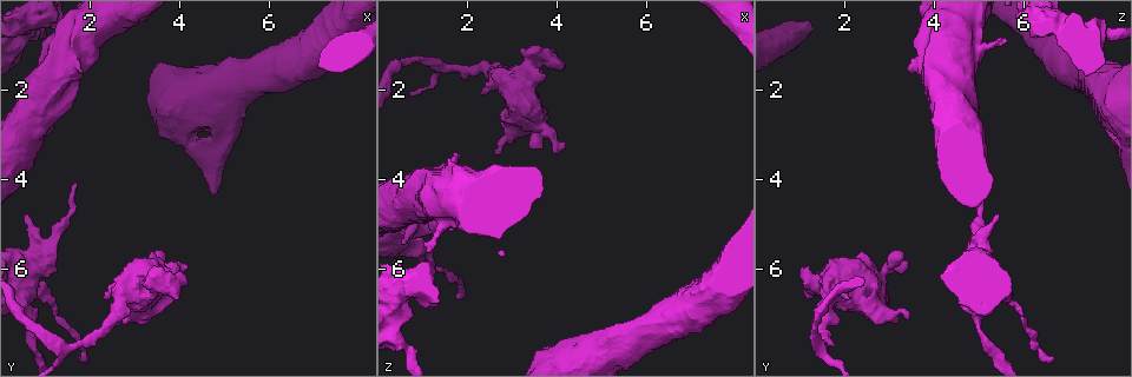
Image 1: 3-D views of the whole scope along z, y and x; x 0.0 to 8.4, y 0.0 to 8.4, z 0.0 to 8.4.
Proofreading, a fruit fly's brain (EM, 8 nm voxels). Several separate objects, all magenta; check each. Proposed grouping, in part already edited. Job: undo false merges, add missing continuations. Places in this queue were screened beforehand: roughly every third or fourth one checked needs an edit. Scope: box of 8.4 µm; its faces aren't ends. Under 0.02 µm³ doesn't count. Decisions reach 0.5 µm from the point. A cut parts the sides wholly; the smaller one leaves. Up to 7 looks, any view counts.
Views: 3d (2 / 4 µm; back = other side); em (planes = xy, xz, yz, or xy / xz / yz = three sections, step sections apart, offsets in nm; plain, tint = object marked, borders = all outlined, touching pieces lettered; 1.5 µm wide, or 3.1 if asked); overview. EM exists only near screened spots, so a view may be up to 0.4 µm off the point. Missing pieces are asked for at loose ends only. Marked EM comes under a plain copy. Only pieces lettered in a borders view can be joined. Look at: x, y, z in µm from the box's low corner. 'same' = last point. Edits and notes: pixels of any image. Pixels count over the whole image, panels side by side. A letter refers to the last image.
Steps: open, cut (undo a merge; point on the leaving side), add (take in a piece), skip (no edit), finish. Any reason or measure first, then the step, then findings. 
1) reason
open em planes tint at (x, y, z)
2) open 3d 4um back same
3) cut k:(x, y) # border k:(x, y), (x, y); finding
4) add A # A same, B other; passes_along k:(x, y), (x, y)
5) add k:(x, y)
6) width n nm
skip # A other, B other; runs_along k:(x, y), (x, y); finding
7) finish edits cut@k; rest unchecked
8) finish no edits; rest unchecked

an open end
open 3d 2um at (1.15, 0.95, 5.55)

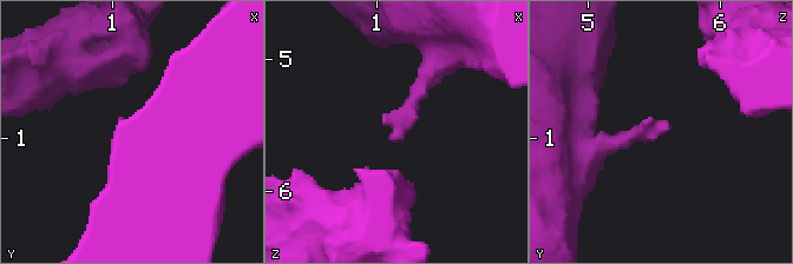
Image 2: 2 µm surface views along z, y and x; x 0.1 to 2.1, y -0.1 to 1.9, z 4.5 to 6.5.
open em yz step 8 tint at (1.06, 0.94, 5.58)

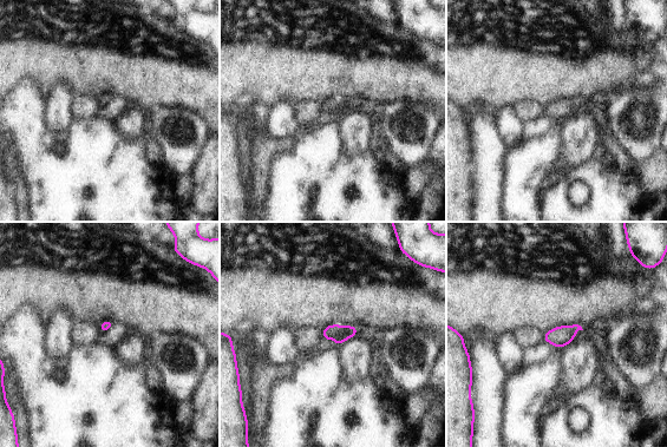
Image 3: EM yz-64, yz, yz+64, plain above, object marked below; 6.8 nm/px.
open em planes borders same

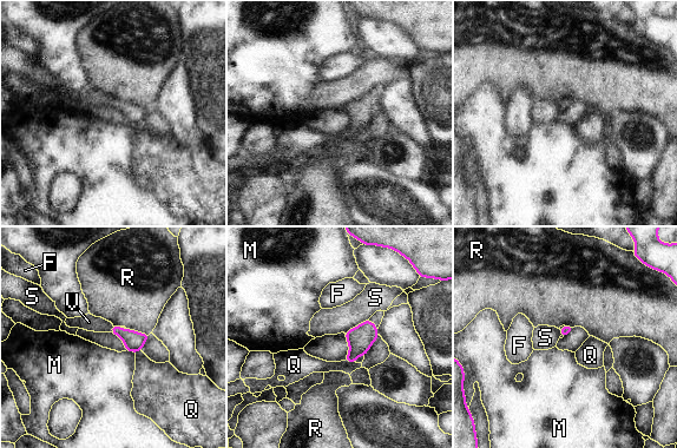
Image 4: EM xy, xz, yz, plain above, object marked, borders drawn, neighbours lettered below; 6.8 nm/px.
add V # F other, M other, Q other, R other, S other, V same; passes_along 4:(133, 341), (111, 328), (89, 322); it goes on there

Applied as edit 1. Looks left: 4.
an open end
open 3d 4um at (0.55, 4.80, 5.40)

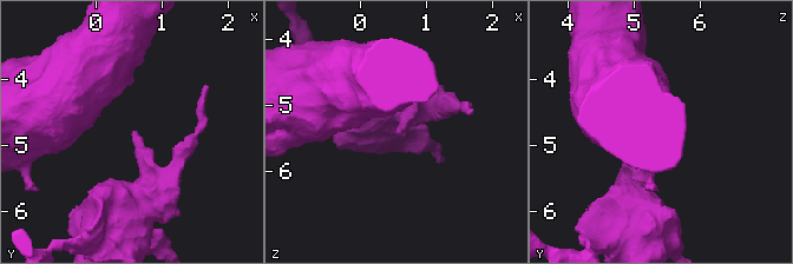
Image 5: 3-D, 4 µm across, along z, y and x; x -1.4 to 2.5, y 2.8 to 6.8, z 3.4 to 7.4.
now the EM
open em planes tint at (0.55, 4.75, 5.40)

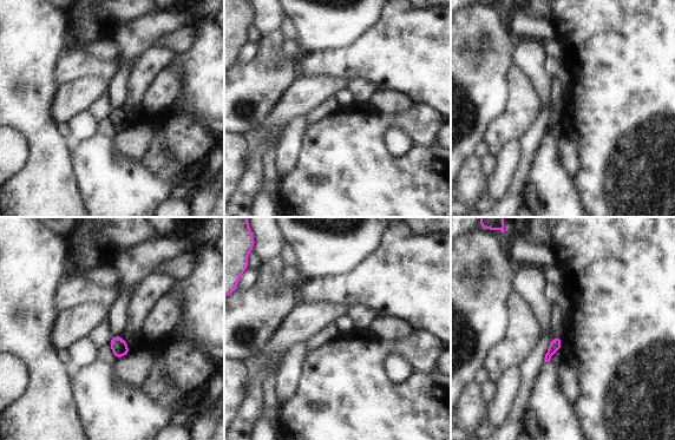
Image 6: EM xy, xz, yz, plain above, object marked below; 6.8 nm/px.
open em planes borders same

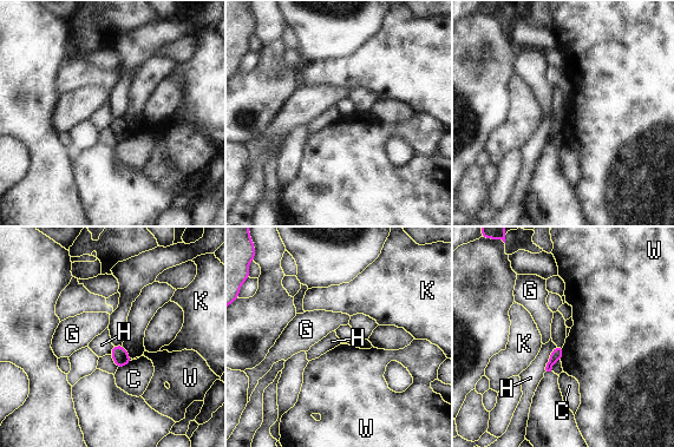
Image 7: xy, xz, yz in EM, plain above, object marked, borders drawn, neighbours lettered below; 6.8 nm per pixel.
longest_contact H 190 nm
skip # C other, G other, H other, K other, W other; border 7:(556, 346), (548, 360), (545, 370); none of them fits

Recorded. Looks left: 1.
finish edits add@4; rest unchecked

